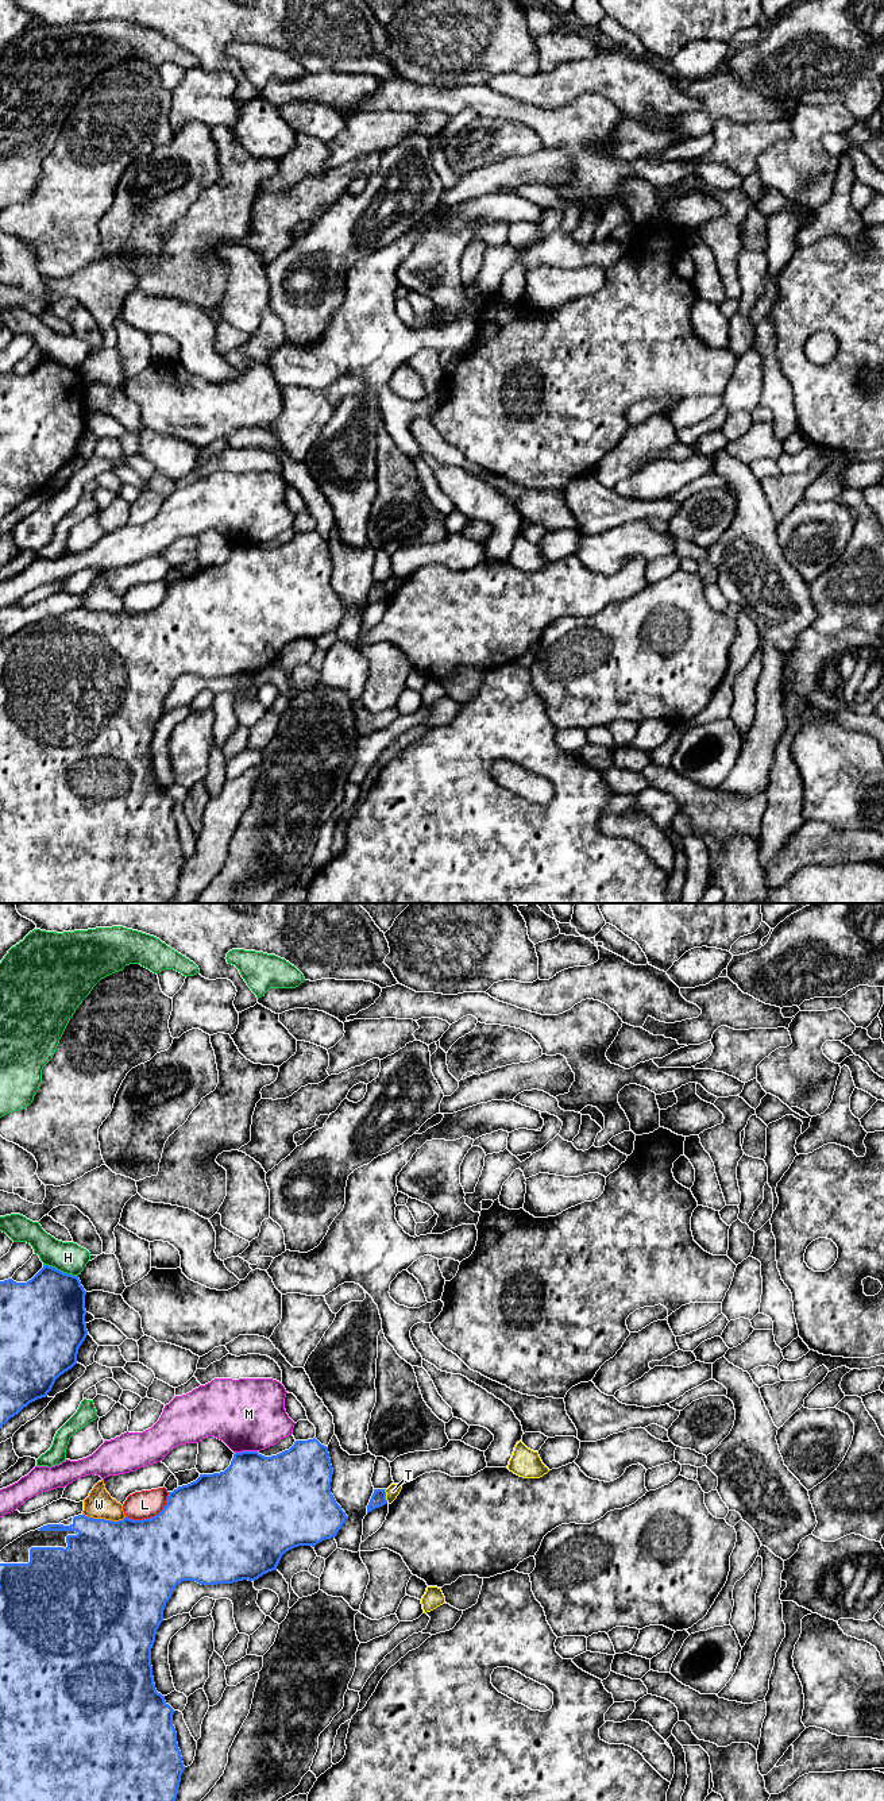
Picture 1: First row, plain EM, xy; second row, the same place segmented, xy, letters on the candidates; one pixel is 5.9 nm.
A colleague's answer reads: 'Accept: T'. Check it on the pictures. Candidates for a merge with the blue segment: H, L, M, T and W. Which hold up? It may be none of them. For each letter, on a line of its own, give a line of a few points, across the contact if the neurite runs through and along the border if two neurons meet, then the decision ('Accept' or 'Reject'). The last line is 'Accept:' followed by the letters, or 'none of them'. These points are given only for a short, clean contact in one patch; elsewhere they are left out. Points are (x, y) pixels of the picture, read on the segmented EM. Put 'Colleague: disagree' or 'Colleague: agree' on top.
Colleague: disagree
H: Reject
L: Reject
M: Line: xy (257, 1450), (235, 1453). Reject
T: Line: xy (385, 1489), (388, 1503). Reject
W: Reject
Accept: none of them

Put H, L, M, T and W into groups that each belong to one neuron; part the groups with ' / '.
H / L / M / T / W

